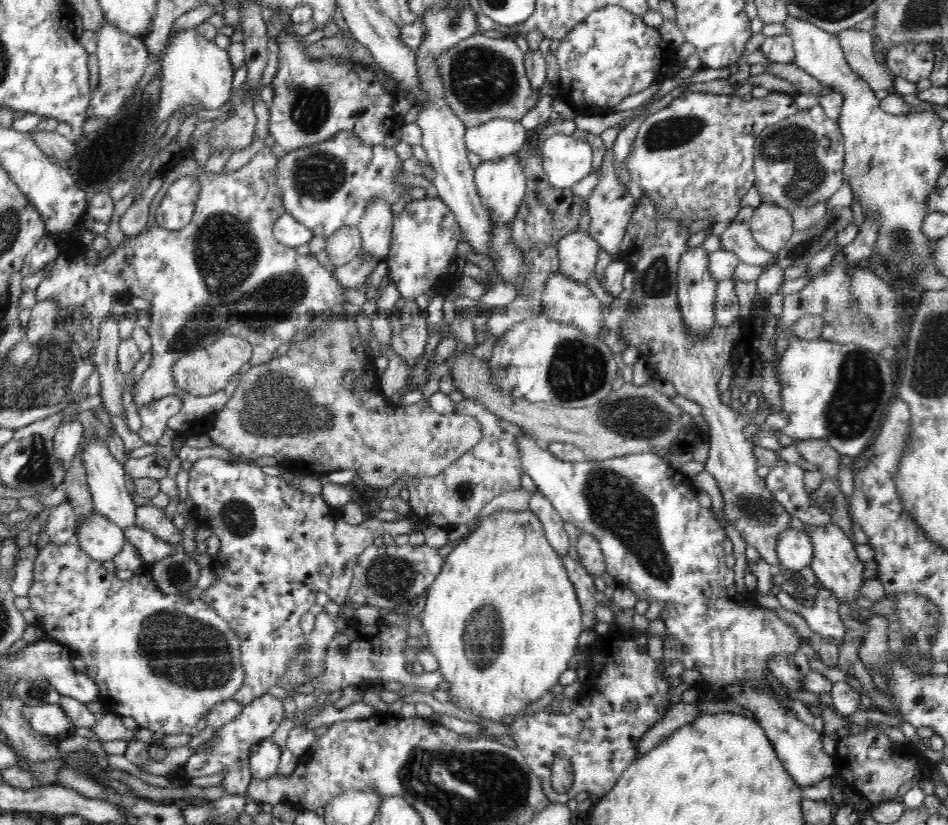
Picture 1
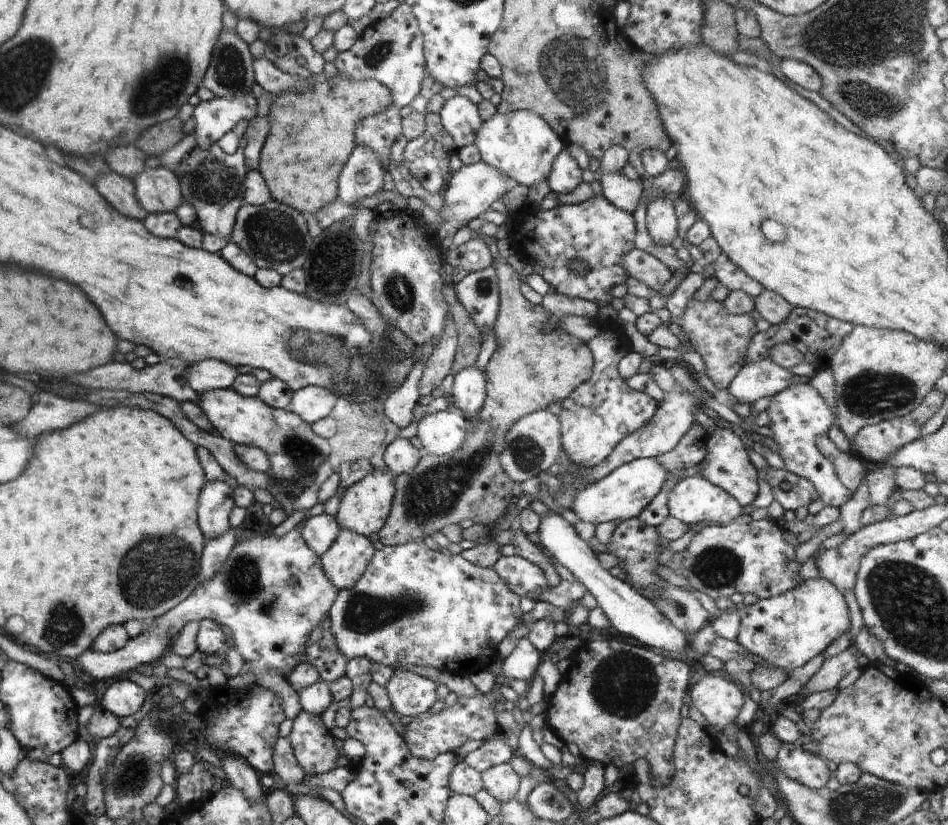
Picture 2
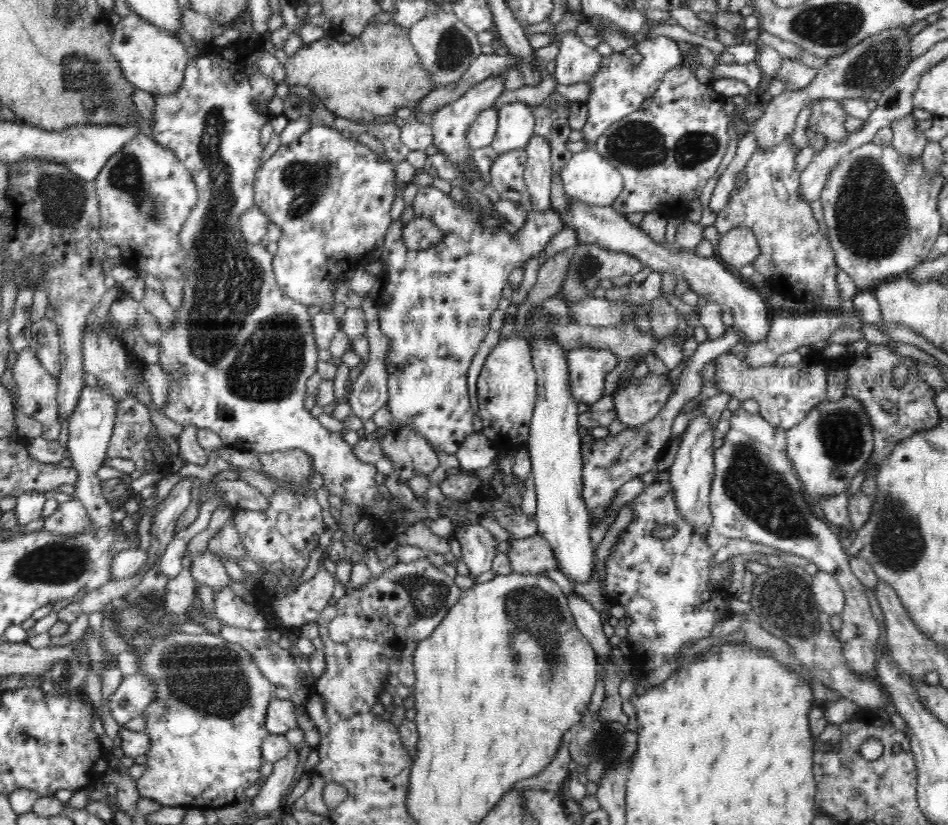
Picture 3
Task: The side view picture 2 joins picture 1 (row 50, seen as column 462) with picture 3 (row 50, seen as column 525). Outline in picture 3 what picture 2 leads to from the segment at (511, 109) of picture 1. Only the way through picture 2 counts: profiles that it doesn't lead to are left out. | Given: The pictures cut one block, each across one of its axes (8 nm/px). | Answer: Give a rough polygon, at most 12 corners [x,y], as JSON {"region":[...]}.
{"region":[[369,24],[303,44],[283,67],[356,123],[434,90],[409,30]]}

